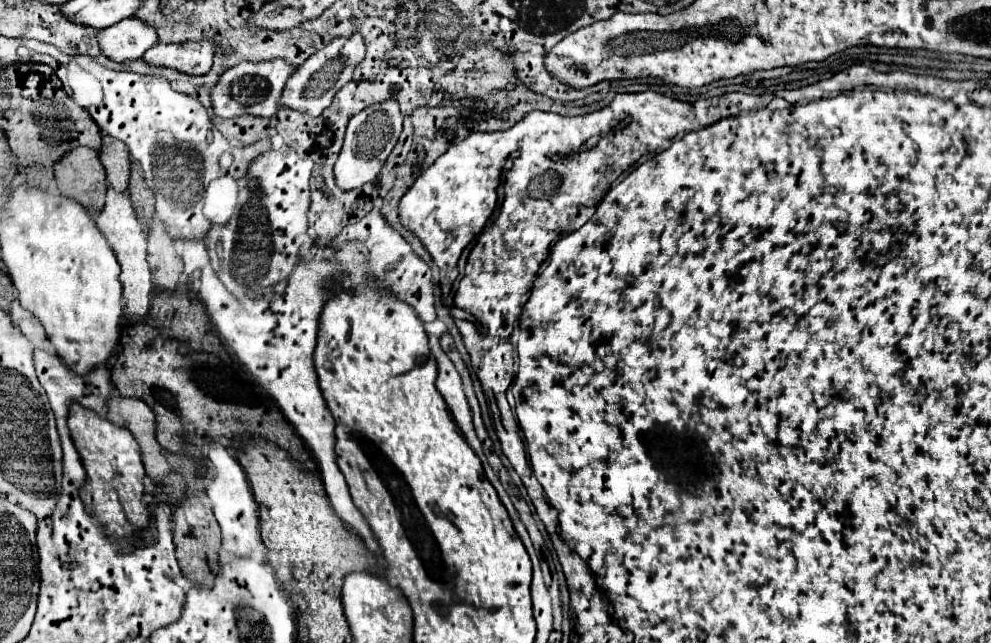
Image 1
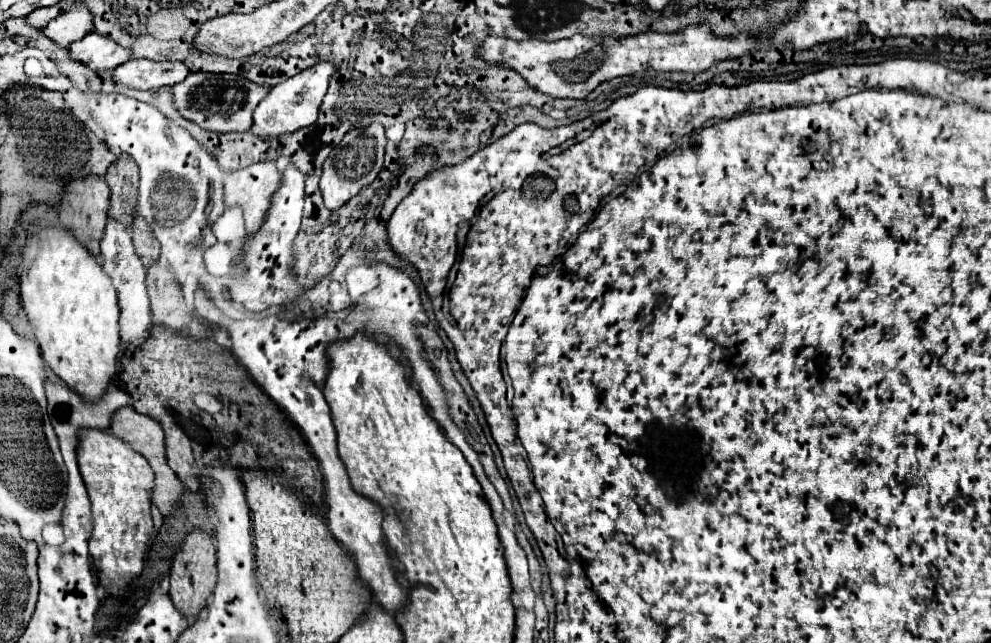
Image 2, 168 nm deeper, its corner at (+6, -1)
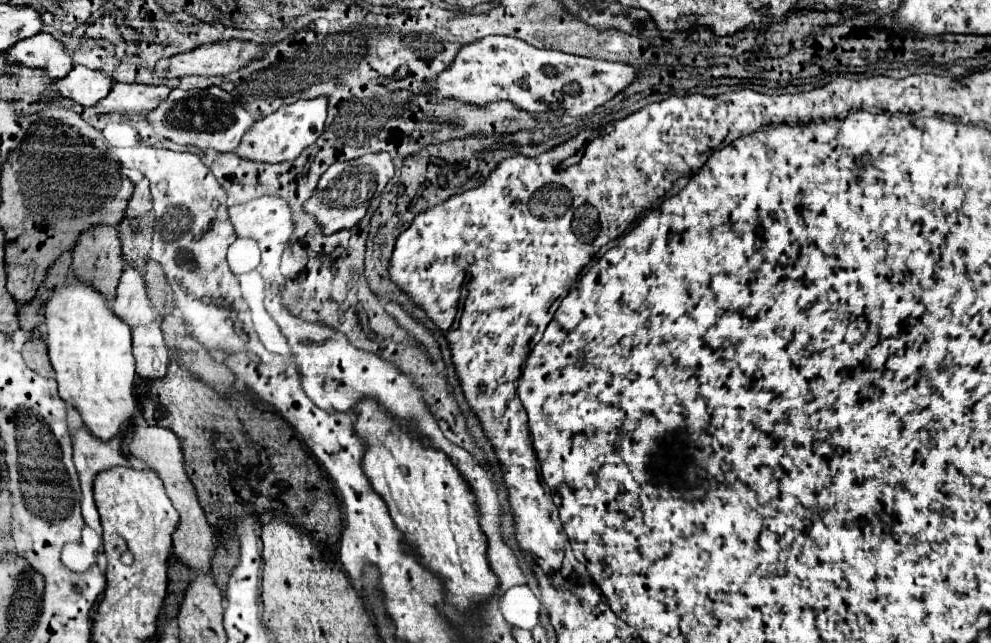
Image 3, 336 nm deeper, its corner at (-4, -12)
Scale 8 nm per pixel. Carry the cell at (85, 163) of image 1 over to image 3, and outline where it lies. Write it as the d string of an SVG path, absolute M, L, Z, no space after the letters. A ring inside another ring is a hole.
M94 224L88 230L84 230L78 236L78 242L76 242L74 252L72 252L72 266L74 266L74 274L78 278L90 282L106 298L112 298L114 292L116 292L118 280L122 276L122 270L124 270L118 228L116 226L106 226L106 224Z

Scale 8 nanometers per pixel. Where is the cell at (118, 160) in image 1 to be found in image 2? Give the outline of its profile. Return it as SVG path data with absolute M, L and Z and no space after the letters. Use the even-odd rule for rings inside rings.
M120 155L116 163L106 173L106 183L110 187L110 211L108 217L132 227L138 207L138 165L130 155ZM136 167L136 169L134 169Z

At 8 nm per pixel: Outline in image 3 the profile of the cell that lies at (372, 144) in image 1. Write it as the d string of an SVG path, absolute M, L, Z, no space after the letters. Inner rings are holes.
M370 152L354 160L336 162L322 174L316 192L304 204L304 210L318 220L318 224L326 234L352 228L364 218L366 208L384 190L384 186L392 180L392 176L394 176L394 162L388 152L374 152L374 154Z

